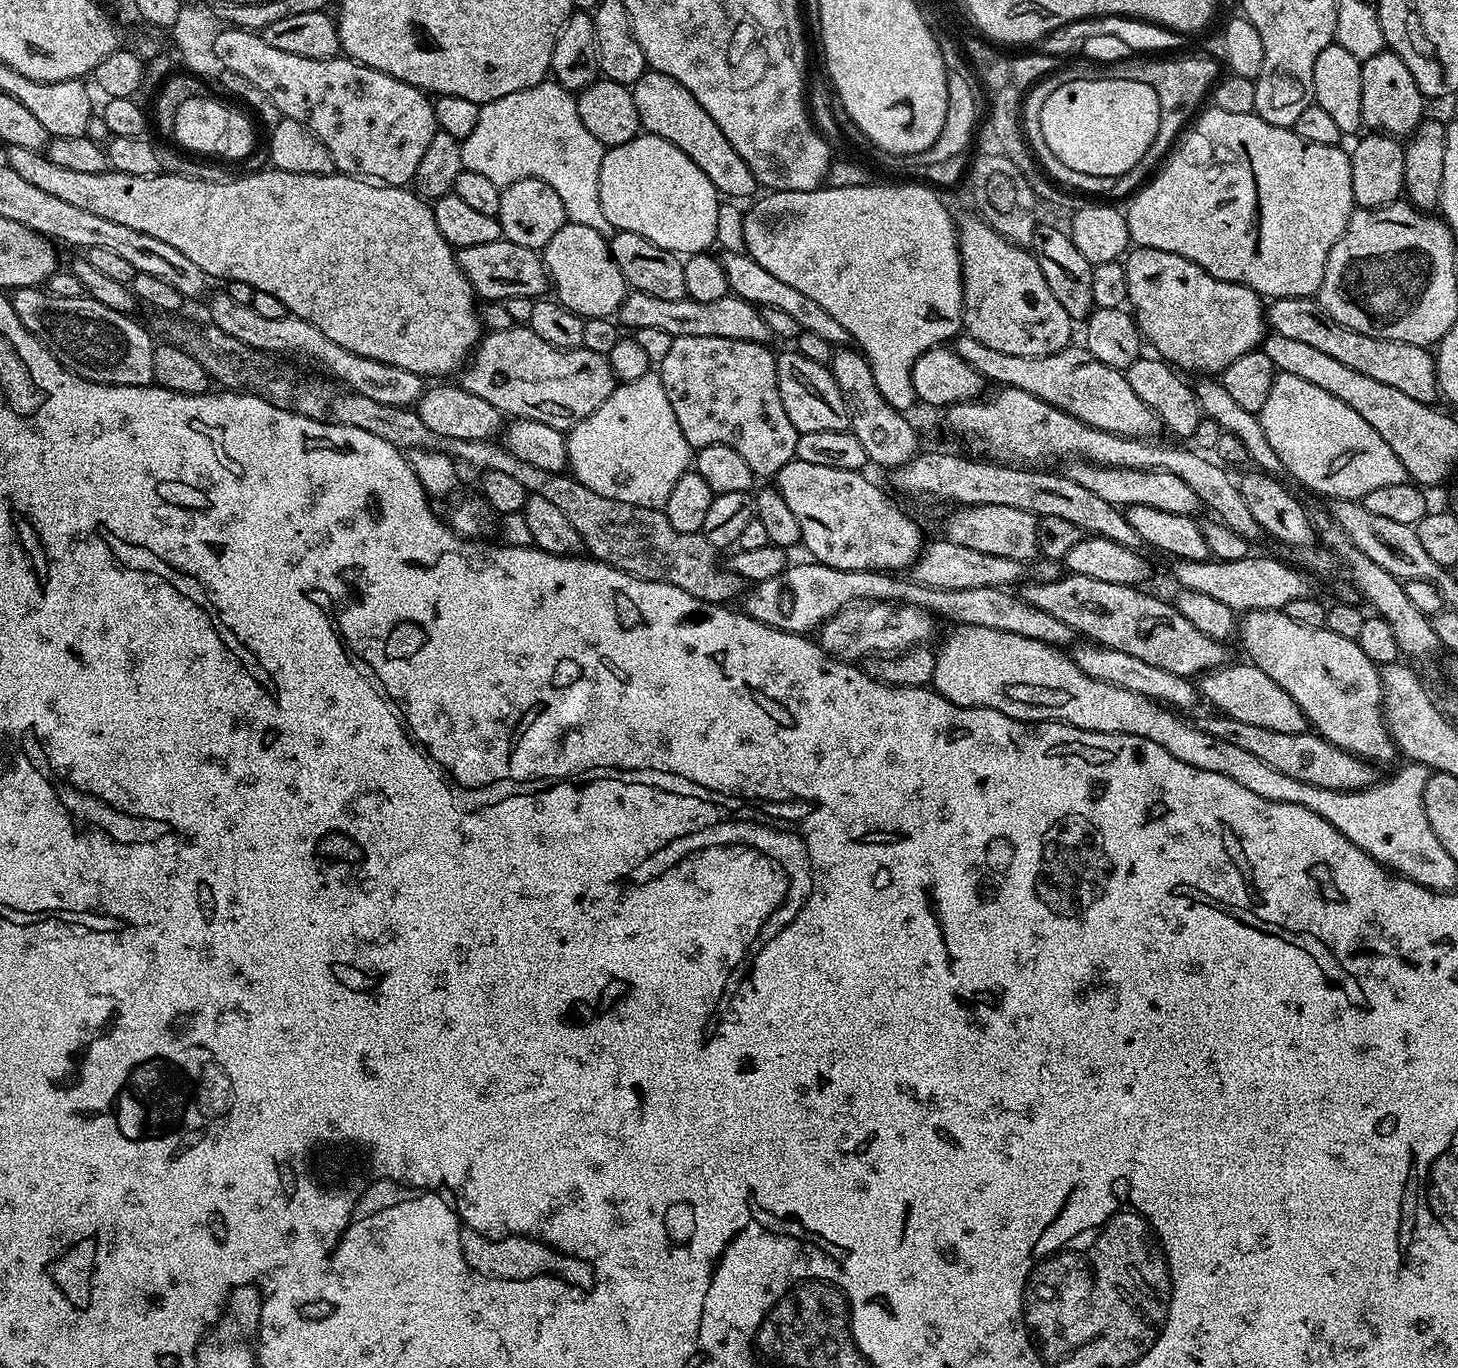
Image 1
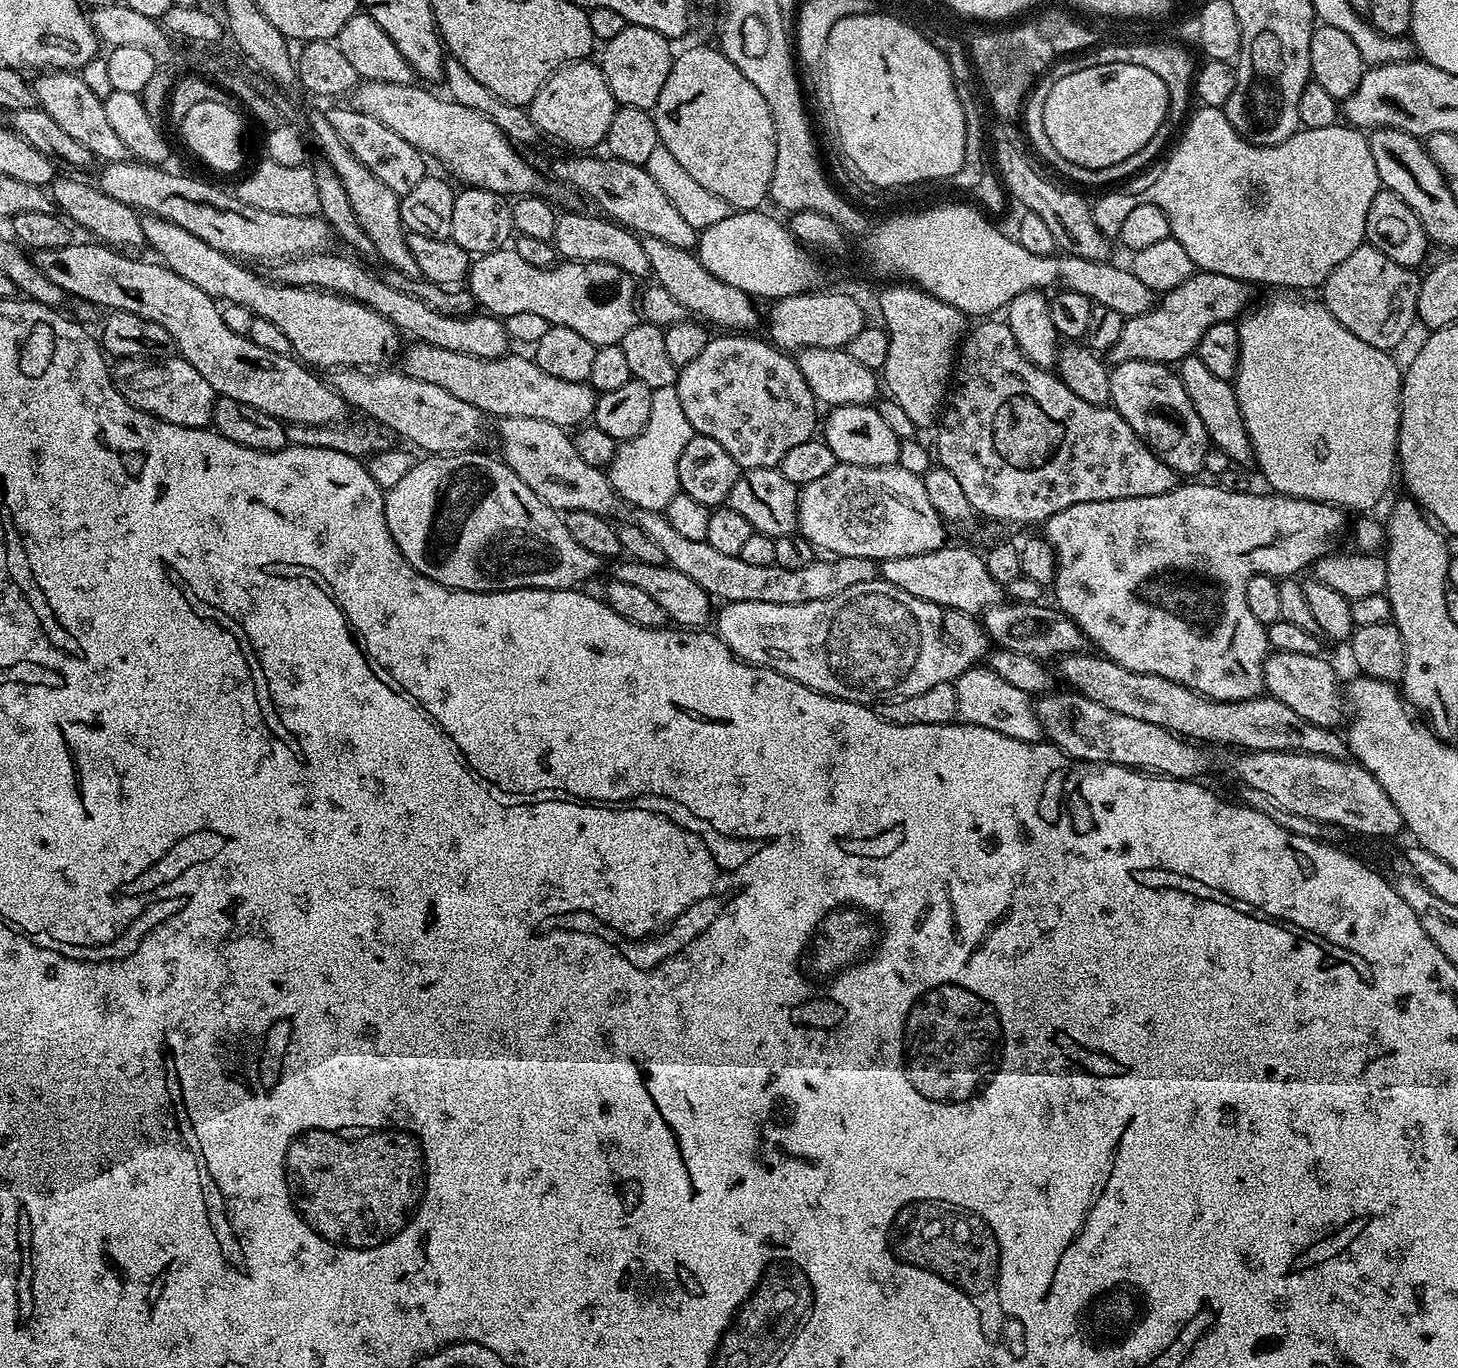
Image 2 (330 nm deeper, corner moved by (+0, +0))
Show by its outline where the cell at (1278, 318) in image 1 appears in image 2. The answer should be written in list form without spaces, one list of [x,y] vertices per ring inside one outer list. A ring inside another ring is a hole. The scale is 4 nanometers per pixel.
[[[1197,271],[1186,278],[1182,286],[1174,286],[1174,290],[1163,293],[1149,312],[1127,317],[1118,342],[1114,342],[1106,354],[1107,359],[1112,359],[1113,365],[1127,360],[1175,365],[1195,353],[1202,334],[1206,334],[1210,326],[1218,326],[1220,322],[1236,322],[1245,315],[1249,307],[1248,291],[1250,288],[1245,281],[1235,280],[1226,274]]]

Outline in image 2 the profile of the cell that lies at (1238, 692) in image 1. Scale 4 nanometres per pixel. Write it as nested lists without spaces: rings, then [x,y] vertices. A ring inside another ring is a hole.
[[[1001,602],[992,608],[984,609],[982,613],[982,627],[988,634],[988,639],[996,648],[1014,650],[1018,654],[1033,656],[1035,660],[1045,662],[1059,658],[1071,652],[1083,653],[1089,647],[1084,631],[1080,629],[1063,612],[1047,603],[1018,604],[1015,602]]]

